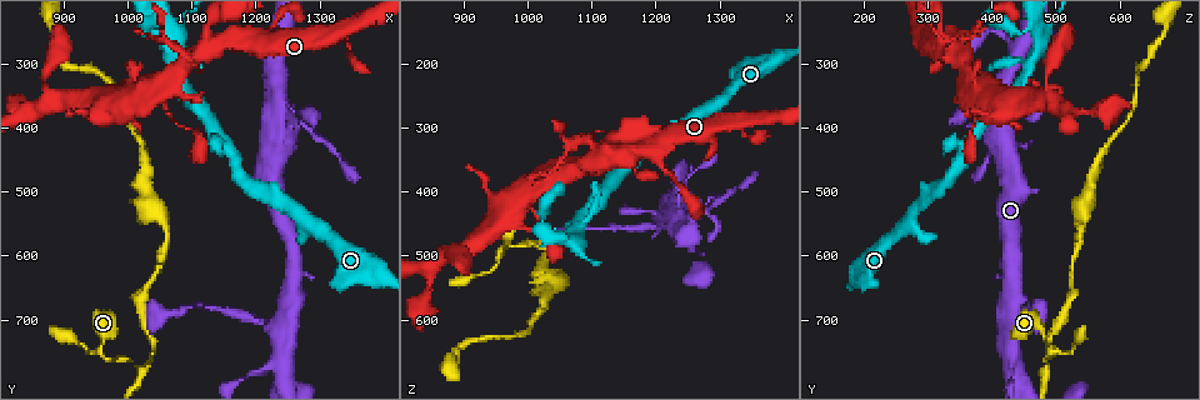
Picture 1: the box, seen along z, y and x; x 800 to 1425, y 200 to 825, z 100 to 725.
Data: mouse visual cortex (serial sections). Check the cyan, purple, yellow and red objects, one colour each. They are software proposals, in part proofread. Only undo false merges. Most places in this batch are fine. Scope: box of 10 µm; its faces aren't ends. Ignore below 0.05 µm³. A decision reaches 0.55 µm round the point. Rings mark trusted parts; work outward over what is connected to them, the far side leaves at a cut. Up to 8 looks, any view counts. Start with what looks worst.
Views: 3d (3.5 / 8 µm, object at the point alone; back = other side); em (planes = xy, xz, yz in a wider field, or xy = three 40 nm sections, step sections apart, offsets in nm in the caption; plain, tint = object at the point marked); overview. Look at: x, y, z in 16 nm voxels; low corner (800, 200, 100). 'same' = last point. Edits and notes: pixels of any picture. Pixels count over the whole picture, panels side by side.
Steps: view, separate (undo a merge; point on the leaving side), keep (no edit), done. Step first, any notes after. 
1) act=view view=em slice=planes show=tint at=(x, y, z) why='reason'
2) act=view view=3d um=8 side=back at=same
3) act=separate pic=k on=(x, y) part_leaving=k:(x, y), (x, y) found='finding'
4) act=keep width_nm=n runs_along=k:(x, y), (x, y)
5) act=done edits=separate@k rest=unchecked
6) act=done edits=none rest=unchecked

act=view view=3d um=3.5 side=back at=(1025, 780, 485) why='arms part here'

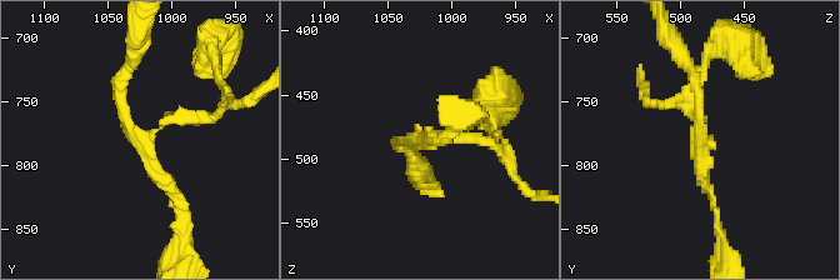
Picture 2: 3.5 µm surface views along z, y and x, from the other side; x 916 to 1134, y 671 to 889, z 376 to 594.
act=view view=em slice=xy step=2 show=tint at=(1018, 776, 488)

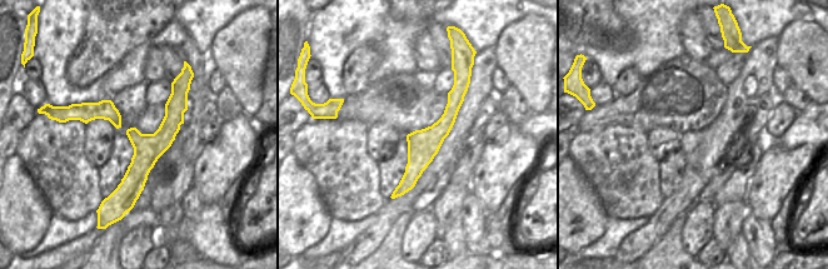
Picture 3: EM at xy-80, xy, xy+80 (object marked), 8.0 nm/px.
act=keep arm_widths_nm=150,150,150 runs_along=3:(175, 84), (174, 119), (125, 200) found='one cell here'

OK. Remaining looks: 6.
act=view view=3d um=3.5 at=(1130, 275, 345) why='abrupt turn'

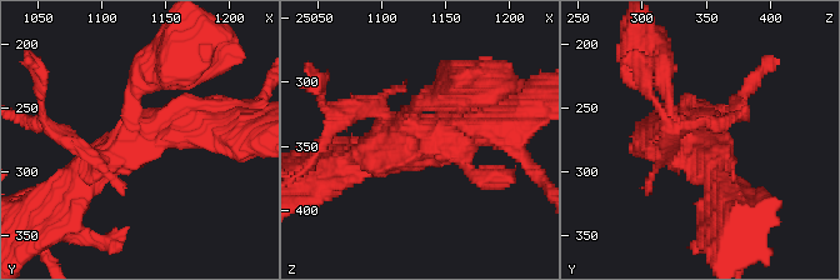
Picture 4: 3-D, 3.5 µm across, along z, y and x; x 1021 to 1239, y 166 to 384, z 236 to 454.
act=view view=em slice=xy step=2 show=tint at=(1124, 276, 344)

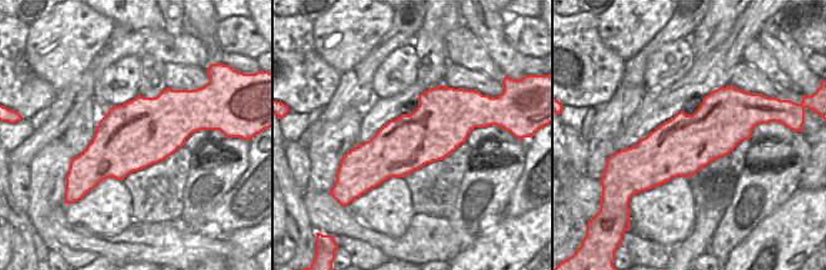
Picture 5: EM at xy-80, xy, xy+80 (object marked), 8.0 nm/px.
act=separate pic=4 on=(344, 110) part_leaving=4:(379, 113), (329, 113), (321, 80) found='two cells meet here'

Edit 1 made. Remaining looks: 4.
act=view view=overview

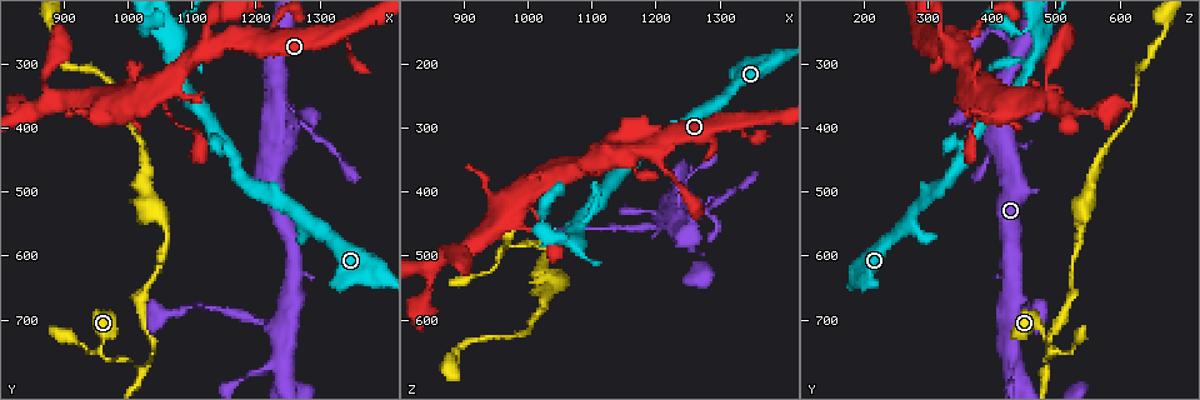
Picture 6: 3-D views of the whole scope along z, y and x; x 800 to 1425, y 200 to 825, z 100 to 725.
act=view view=3d um=3.5 at=(1045, 240, 470) why='abrupt turn'

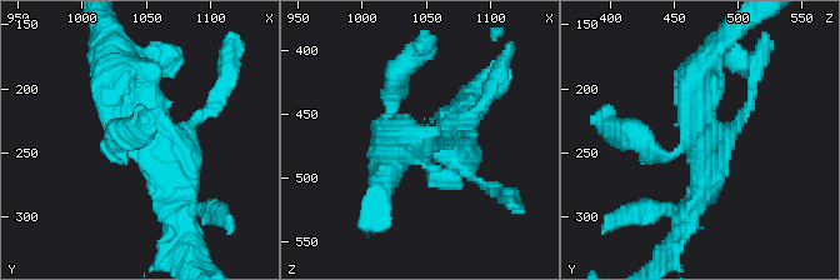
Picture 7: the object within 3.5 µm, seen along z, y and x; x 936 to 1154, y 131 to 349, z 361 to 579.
act=view view=em slice=xy step=1 show=tint at=same why='need the tissue'

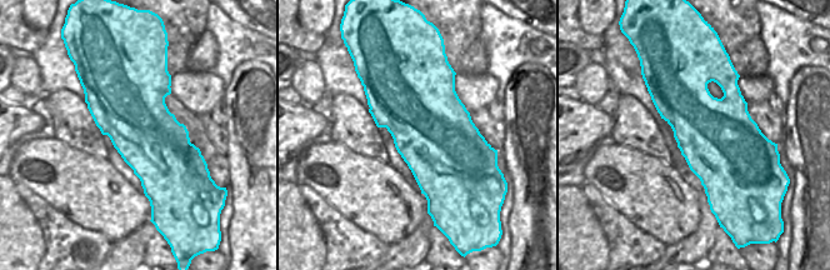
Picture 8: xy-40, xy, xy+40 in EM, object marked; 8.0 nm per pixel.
act=view view=em slice=xy step=3 show=tint at=same why='another direction'

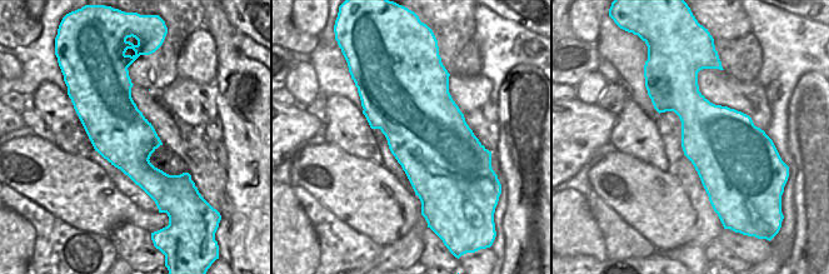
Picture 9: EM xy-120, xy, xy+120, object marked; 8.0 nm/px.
act=keep runs_along=7:(181, 209), (161, 159), (116, 144) found='all the same cell'

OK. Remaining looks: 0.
act=done edits=separate@4 rest=unchecked

